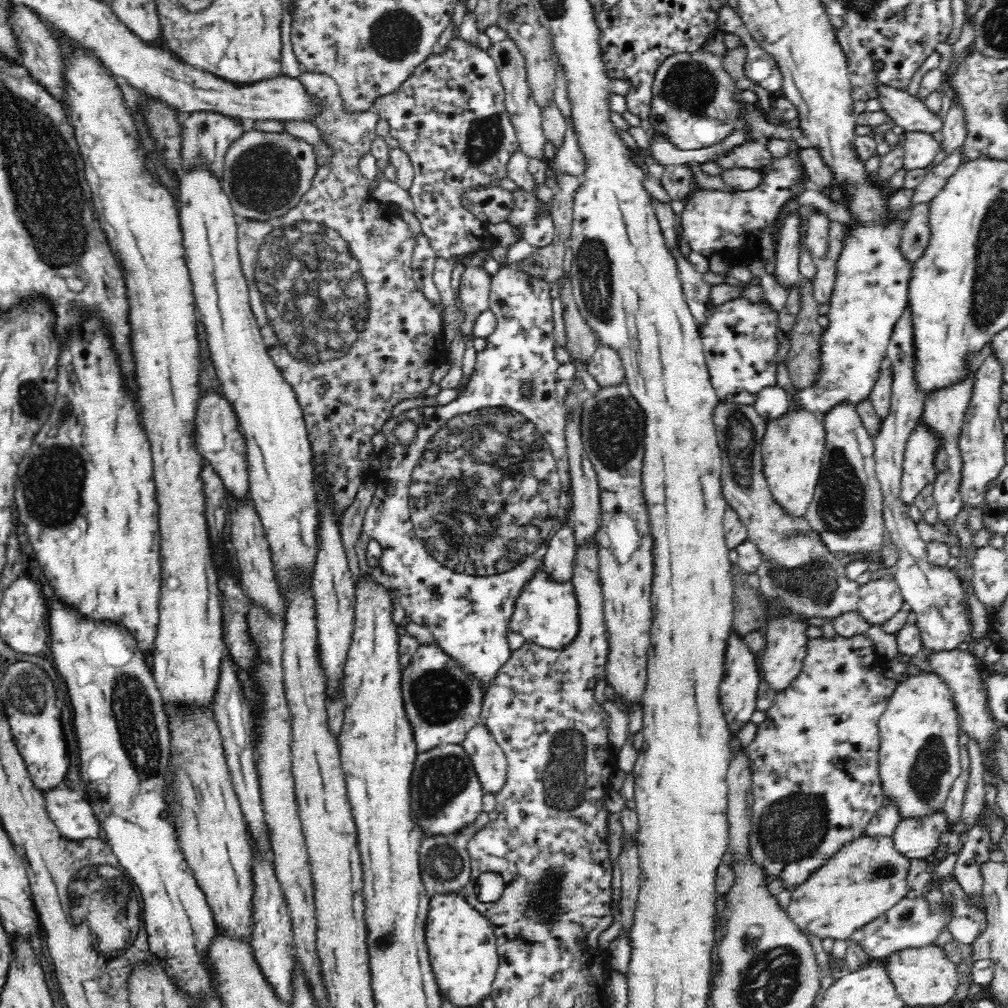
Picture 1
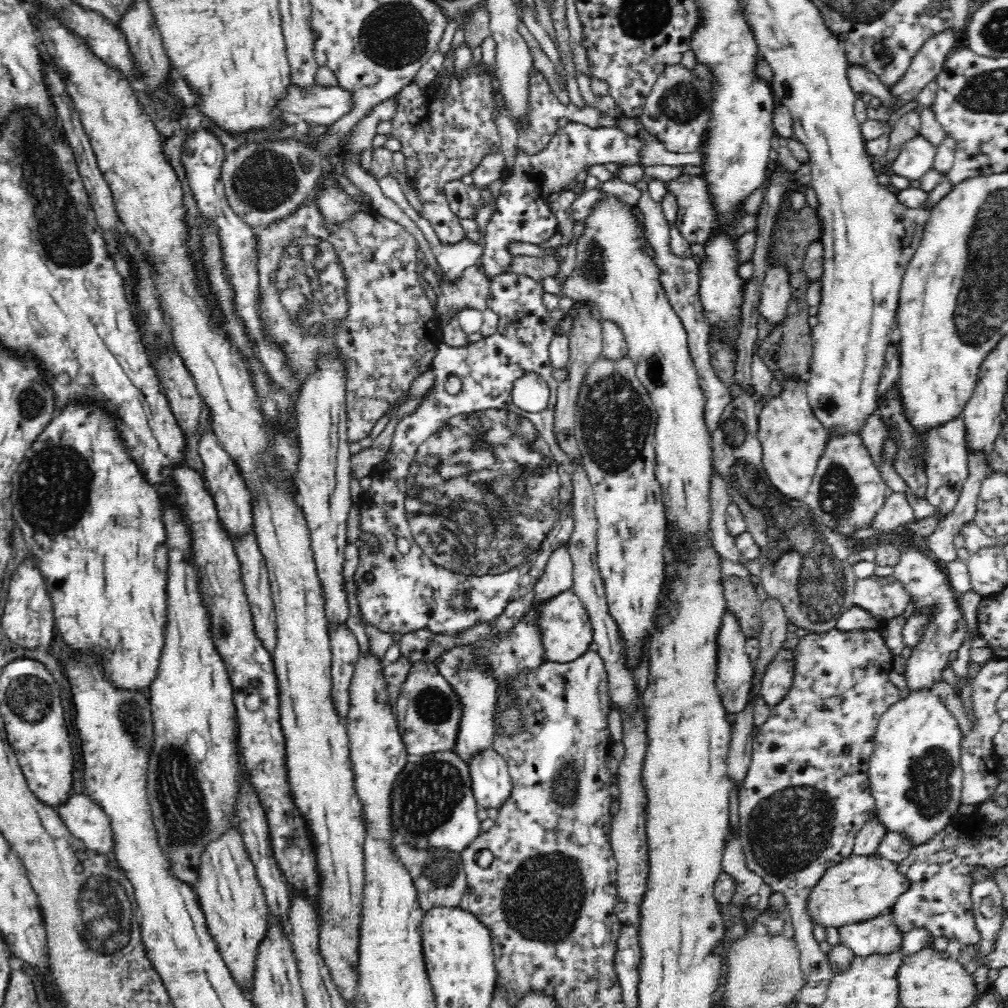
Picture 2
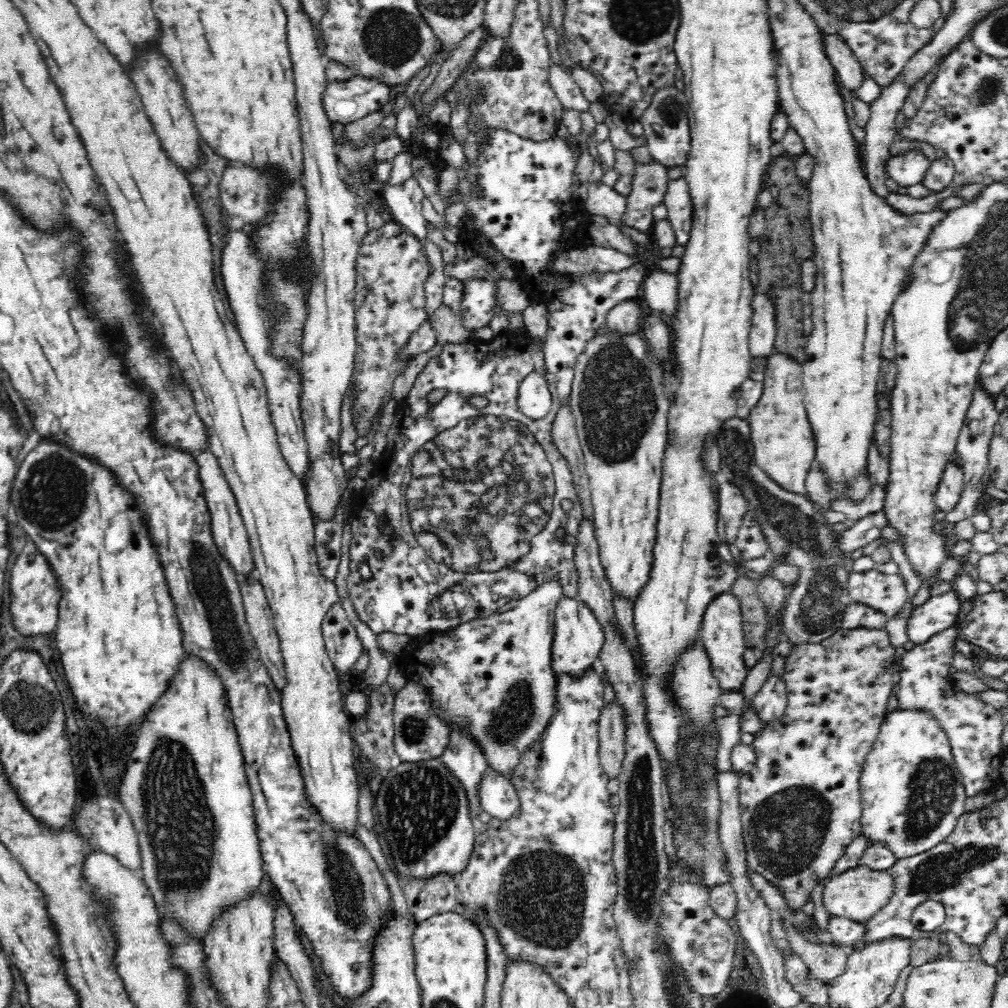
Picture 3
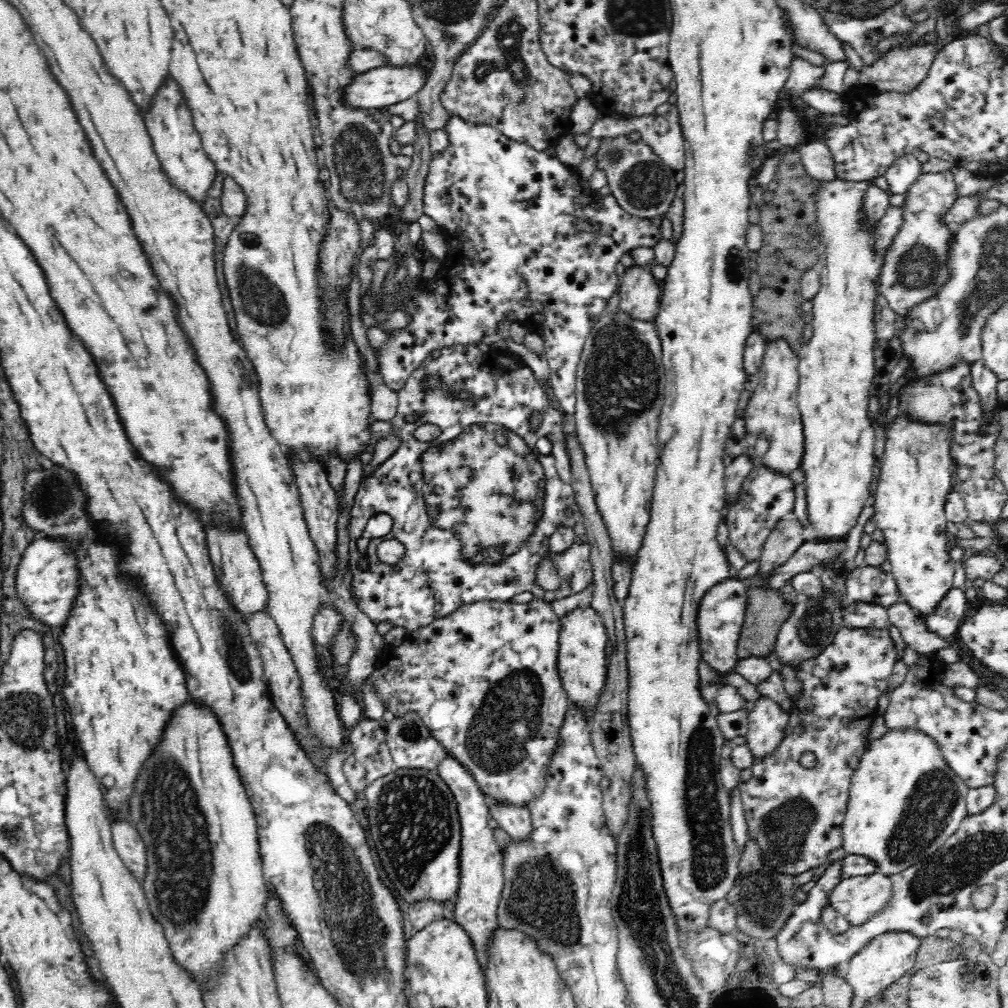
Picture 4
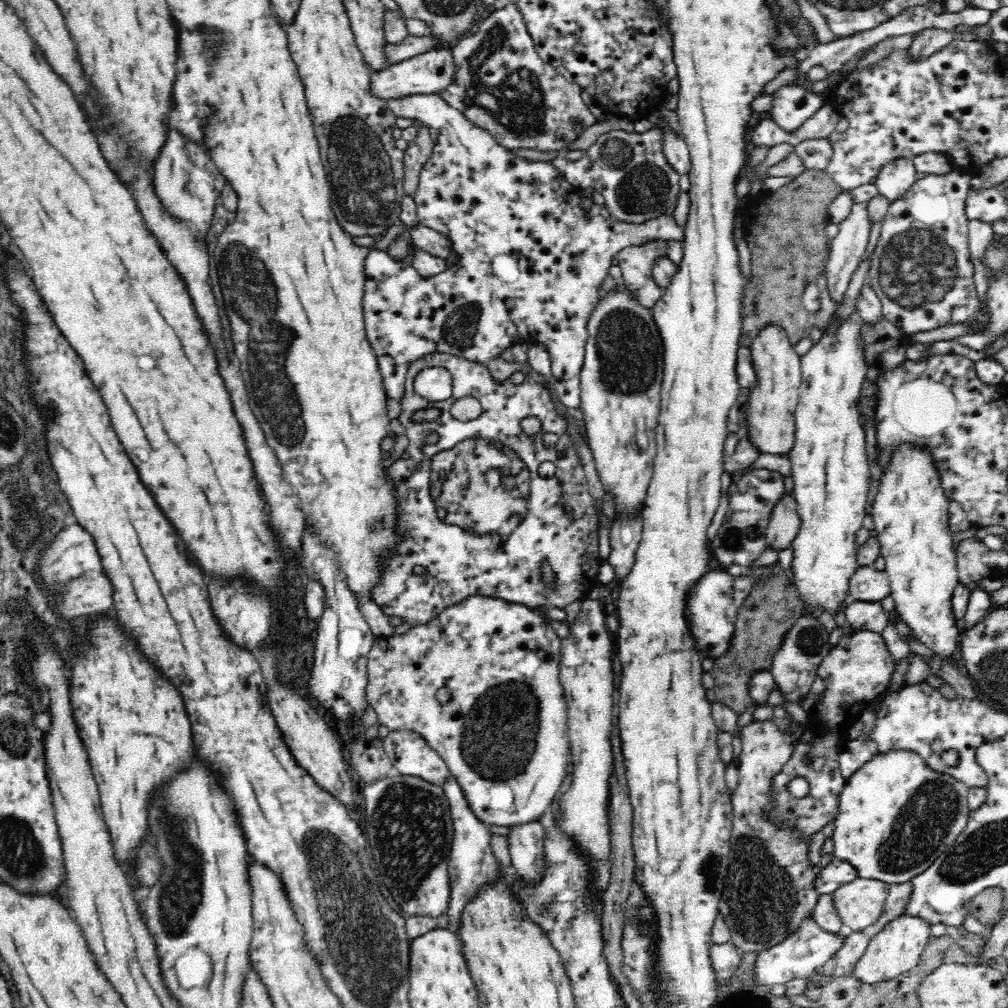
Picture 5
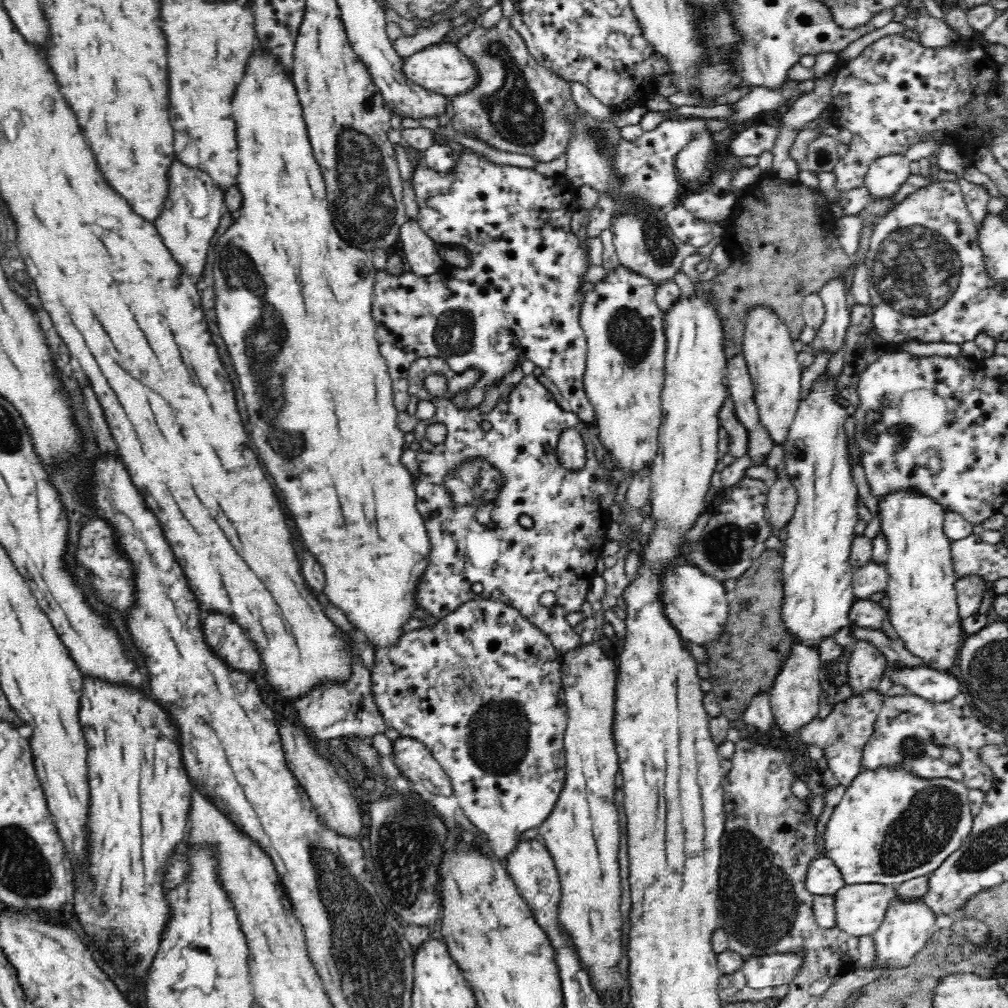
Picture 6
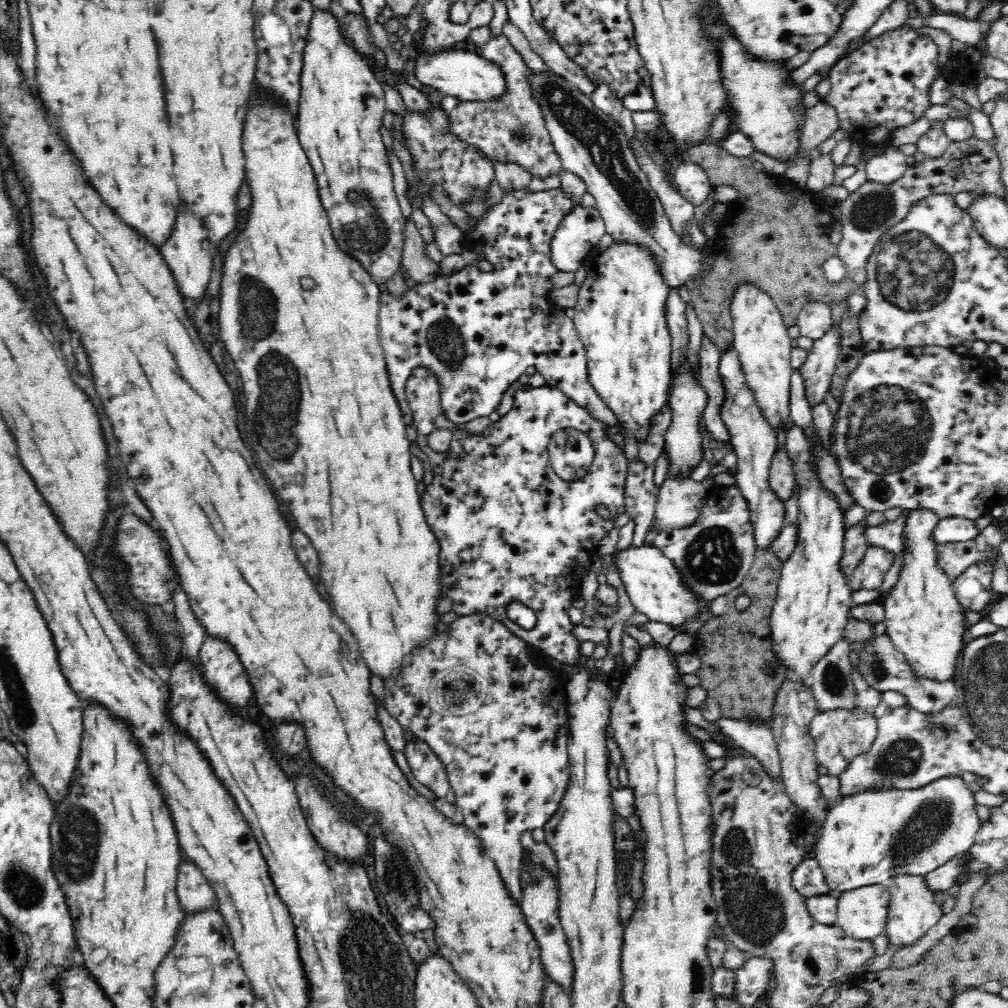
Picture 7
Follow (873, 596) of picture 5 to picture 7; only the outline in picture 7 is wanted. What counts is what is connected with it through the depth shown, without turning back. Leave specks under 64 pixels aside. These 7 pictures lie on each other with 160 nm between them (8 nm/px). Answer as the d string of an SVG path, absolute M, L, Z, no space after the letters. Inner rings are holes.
M869 546L862 562L848 576L849 585L853 590L880 589L886 572L894 562L895 554L886 552L883 548Z

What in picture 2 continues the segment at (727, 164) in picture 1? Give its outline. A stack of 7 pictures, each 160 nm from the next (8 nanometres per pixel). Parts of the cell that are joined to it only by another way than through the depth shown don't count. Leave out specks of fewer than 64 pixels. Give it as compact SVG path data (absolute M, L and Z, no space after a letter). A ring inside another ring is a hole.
M647 131L637 134L637 136L644 137L646 141L648 141L648 146L642 150L644 167L669 165L672 167L697 166L702 168L706 164L708 155L706 155L706 151L702 151L702 149L689 153L670 152Z

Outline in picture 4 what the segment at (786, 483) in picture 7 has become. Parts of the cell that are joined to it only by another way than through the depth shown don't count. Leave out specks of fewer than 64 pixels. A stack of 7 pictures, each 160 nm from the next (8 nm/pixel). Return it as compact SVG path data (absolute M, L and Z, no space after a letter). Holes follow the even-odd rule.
M783 517L777 522L770 538L766 540L762 554L756 560L758 563L757 576L770 589L770 579L776 574L777 568L786 564L792 555L805 543L802 537L803 525L796 517Z

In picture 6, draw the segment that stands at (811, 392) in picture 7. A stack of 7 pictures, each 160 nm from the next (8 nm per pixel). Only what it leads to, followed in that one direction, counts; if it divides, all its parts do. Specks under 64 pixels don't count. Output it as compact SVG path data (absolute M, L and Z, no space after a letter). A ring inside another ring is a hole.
M843 276L830 277L819 290L825 305L825 318L810 344L814 354L829 350L836 352L842 348L847 328L851 322L851 309L846 302L846 282Z

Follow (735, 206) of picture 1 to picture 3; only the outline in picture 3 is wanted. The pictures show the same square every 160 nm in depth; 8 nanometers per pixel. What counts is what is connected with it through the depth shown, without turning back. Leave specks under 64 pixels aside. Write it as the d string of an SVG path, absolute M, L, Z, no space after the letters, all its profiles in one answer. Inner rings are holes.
M684 177L669 180L663 200L668 209L667 219L670 220L675 233L675 243L682 246L686 246L693 234L692 214L695 207L690 189Z

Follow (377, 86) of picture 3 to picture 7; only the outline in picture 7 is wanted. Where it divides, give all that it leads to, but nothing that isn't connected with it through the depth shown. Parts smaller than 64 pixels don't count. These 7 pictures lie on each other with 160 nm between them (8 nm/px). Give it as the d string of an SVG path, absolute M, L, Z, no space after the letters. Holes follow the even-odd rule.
M452 48L419 53L414 62L414 76L426 87L444 96L456 96L458 100L486 100L497 97L505 89L504 77L496 65L484 60L472 50Z

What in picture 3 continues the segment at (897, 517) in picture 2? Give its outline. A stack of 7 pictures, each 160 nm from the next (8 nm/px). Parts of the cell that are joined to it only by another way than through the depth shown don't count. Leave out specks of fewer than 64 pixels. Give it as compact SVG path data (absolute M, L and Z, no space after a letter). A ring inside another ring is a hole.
M884 508L878 512L870 513L841 534L841 546L846 556L856 548L864 548L874 540L882 538L882 530L888 526L888 517Z

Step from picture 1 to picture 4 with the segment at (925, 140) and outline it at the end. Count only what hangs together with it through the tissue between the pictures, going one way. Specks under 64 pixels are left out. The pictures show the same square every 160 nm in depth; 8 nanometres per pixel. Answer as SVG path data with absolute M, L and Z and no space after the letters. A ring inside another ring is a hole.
M910 152L893 160L884 177L892 195L902 195L908 193L922 174L922 163Z

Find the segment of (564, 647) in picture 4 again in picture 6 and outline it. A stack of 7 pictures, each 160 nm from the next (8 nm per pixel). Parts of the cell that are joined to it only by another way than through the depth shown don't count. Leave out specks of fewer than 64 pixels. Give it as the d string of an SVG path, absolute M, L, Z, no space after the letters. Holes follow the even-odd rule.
M588 642L561 656L561 682L565 706L568 706L568 719L563 747L565 748L566 779L563 790L549 817L538 826L538 838L548 847L556 865L560 884L561 898L558 908L560 926L565 931L570 944L583 968L590 976L590 982L599 998L609 992L622 990L624 978L618 969L622 958L622 918L619 911L620 866L618 865L619 826L618 808L614 803L615 780L618 774L619 758L614 740L615 695L617 684L616 658L610 658L602 644Z

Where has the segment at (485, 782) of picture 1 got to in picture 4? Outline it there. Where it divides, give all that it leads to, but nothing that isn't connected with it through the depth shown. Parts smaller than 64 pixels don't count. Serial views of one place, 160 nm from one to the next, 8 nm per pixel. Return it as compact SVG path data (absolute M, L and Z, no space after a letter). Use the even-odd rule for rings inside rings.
M487 798L490 817L498 822L499 828L514 838L524 838L531 829L527 806L516 805L506 799Z

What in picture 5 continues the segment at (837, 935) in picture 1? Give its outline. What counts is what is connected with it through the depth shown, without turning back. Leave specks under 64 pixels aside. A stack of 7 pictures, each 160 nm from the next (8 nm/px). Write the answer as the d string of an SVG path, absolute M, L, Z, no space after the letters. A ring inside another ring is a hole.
M858 877L831 892L845 930L860 933L876 922L882 914L890 887L878 879Z

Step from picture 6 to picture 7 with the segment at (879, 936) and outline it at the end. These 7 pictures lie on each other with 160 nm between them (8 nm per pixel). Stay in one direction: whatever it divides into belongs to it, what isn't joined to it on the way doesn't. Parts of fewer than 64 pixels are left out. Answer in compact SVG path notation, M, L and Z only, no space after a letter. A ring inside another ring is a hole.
M900 876L890 878L885 883L890 893L889 909L885 922L885 935L892 946L910 946L918 939L924 937L930 928L936 927L940 917L944 914L940 905L935 901L936 892L932 892L925 887L923 876Z

